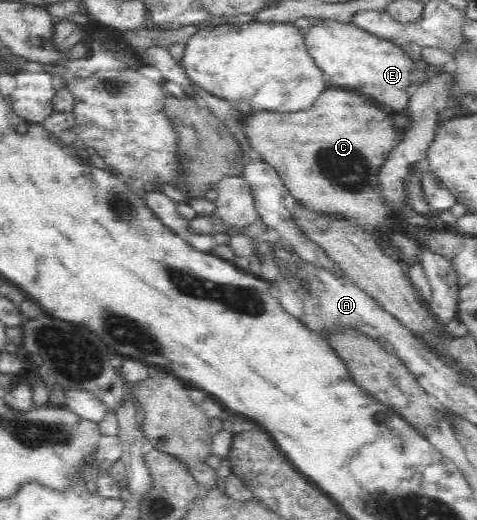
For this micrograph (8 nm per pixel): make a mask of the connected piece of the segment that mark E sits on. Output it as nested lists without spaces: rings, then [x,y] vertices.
[[[321,20],[318,24],[305,28],[304,42],[311,59],[321,68],[328,85],[348,87],[350,91],[364,93],[375,101],[405,113],[411,93],[420,83],[440,74],[424,62],[410,58],[410,52],[385,41],[351,23],[337,20]]]

